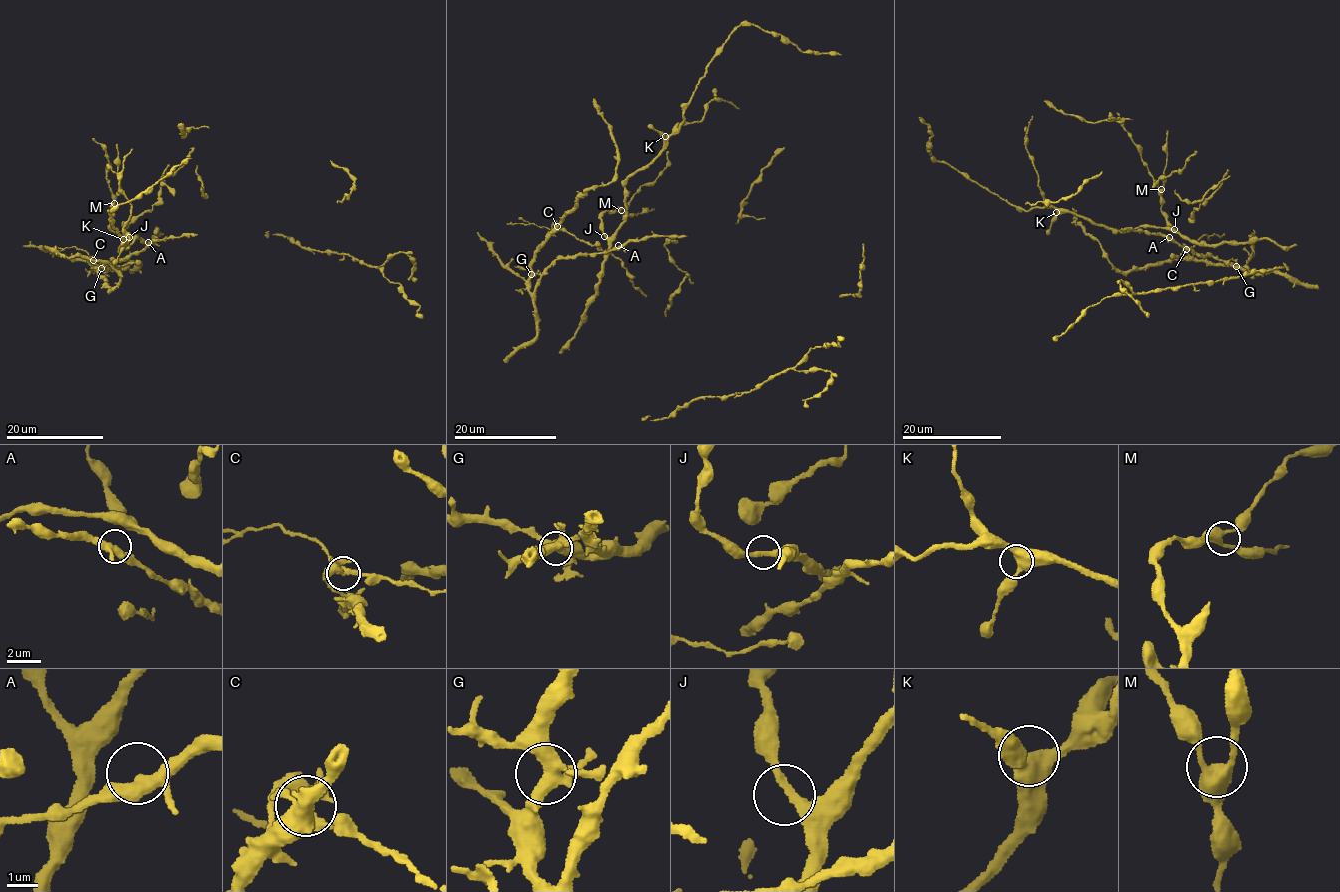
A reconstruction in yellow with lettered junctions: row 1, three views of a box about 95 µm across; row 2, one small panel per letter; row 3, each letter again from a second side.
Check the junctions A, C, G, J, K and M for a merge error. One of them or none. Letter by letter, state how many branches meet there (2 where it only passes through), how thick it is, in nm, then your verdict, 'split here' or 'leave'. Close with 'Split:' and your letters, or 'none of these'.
A: branches 3; calibre 340 nm; leave
C: branches 6; calibre 320 nm; split here
G: branches 4; calibre 400 nm; leave
J: branches 2; calibre 280 nm; leave
K: branches 3; calibre 420 nm; leave
M: branches 3; calibre 400 nm; leave
Split: C

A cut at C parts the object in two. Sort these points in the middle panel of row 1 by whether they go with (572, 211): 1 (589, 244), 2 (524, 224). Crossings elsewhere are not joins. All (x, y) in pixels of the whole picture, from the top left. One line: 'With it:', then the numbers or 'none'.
With it: none

